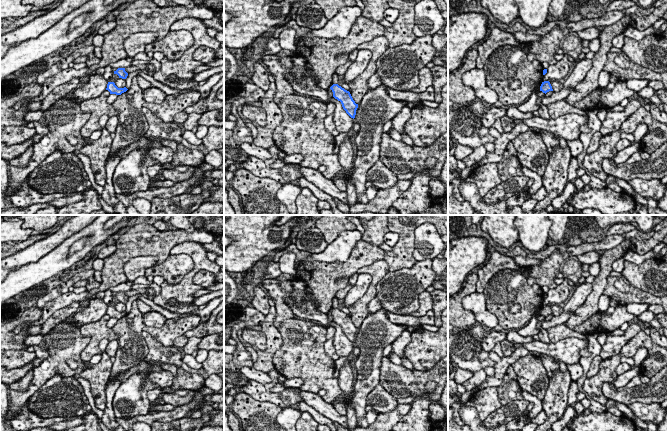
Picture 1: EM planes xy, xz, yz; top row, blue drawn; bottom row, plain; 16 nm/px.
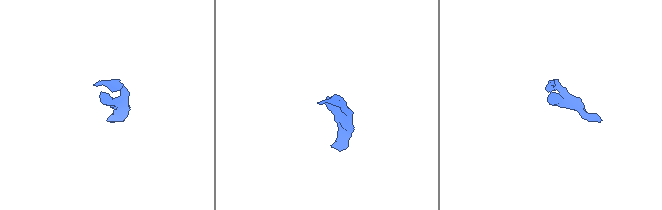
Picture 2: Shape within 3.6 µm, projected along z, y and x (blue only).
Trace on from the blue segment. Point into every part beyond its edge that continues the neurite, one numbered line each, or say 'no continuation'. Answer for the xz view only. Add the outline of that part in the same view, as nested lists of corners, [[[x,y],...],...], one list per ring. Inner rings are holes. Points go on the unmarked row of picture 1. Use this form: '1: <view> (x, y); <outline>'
no continuation

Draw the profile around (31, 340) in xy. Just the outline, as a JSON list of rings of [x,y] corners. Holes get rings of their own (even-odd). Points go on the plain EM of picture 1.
[[[38,334],[38,335],[29,335],[26,340],[25,344],[30,347],[34,345],[41,345],[43,341],[43,336]]]

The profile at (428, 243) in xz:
[[[424,223],[415,229],[415,247],[413,257],[417,261],[434,259],[443,254],[446,244],[431,223]]]

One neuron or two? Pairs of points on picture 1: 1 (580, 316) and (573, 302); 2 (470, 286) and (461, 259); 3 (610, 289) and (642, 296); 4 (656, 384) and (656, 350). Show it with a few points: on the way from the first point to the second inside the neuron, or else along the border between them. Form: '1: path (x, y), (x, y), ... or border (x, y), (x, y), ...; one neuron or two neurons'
1: border (591, 290), (585, 301), (574, 311); two neurons
2: border (470, 271), (465, 277); two neurons
3: path (618, 296), (634, 296); one neuron
4: border (656, 372), (650, 378); two neurons

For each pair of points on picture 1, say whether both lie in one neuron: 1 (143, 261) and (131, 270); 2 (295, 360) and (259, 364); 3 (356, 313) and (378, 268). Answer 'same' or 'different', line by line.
1: same
2: different
3: same

